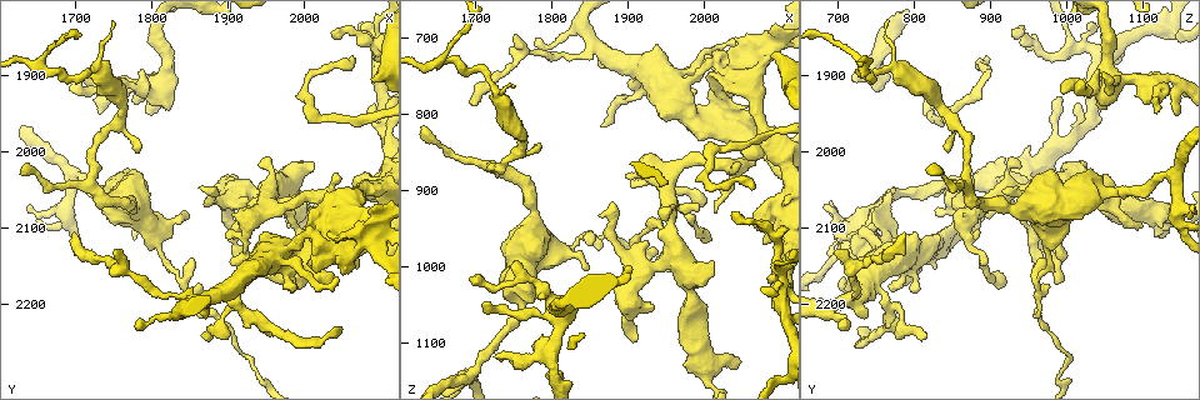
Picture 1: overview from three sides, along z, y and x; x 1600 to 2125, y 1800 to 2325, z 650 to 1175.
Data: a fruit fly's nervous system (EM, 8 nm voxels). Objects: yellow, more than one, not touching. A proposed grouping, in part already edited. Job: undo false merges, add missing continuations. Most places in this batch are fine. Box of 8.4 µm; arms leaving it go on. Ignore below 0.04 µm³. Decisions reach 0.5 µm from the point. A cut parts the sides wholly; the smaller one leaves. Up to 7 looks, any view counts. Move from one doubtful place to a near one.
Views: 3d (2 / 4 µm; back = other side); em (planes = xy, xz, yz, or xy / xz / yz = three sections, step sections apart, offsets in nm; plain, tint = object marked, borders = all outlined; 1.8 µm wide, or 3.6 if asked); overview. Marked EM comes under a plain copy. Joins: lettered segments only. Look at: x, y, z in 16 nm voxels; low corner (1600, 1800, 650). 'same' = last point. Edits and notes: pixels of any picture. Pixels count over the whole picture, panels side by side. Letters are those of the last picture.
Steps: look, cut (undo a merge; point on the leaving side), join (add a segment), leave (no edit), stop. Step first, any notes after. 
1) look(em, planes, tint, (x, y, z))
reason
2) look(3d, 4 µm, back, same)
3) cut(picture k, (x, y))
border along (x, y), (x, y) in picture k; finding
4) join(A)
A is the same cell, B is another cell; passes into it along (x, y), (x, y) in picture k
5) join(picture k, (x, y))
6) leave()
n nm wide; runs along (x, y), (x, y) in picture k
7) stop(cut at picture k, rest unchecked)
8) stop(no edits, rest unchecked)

look(em, planes, borders, (2080, 2110, 715))
four-way junction

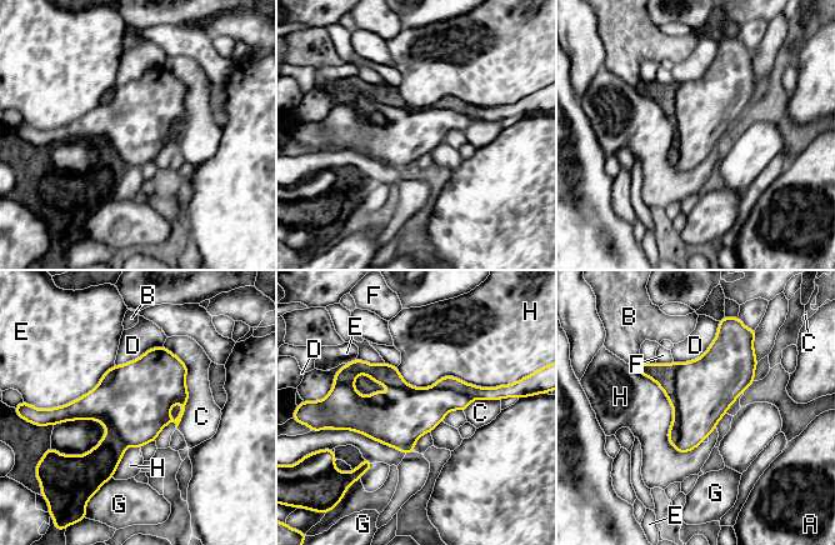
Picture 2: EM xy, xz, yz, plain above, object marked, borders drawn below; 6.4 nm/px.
leave()
A, B, C, D, E, F, G and H are other cells; runs along (490, 396), (341, 404) in picture 2; one neuron here

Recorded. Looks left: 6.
look(3d, 4 µm, (2085, 1910, 725))

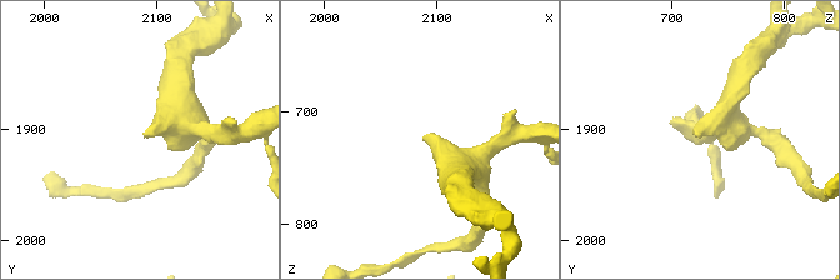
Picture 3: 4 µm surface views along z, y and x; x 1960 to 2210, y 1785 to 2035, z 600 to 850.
look(em, planes, borders, (2088, 1908, 724))

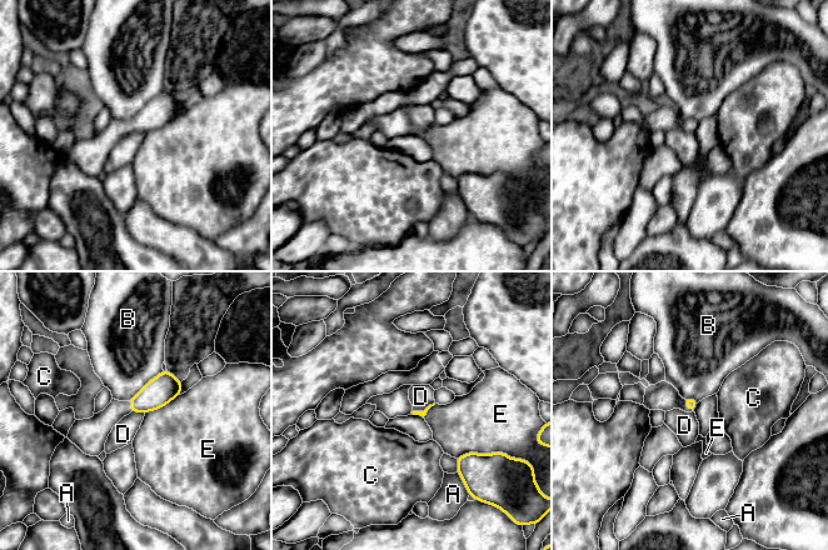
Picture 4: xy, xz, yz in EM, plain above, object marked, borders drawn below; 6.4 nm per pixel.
leave()
B touches over 300 nm; A, B, C, D and E are other cells; border along (131, 410), (144, 413) in picture 4; none of them fits

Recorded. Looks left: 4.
look(3d, 4 µm, (2095, 1880, 1045))
three-way junction

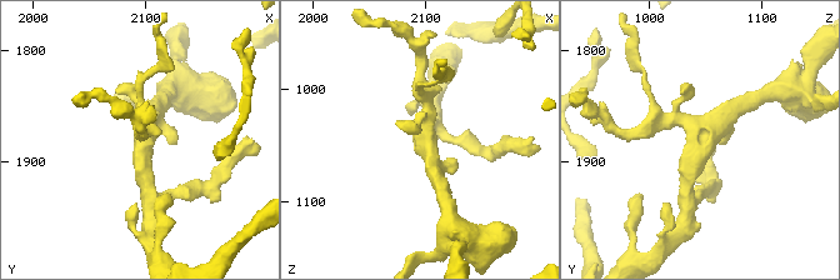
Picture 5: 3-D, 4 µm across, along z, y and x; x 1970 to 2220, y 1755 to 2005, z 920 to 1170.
look(em, planes, tint, (2098, 1880, 1046))
shape alone is not enough

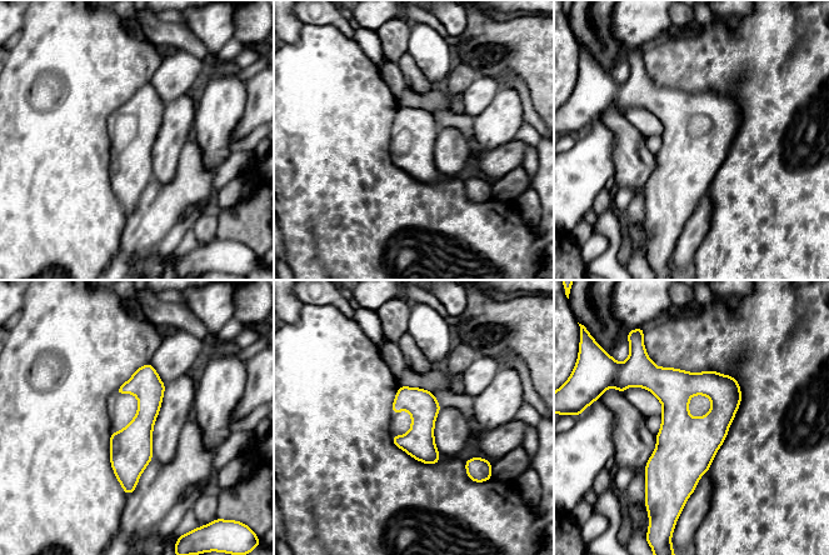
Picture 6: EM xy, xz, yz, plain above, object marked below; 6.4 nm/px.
look(em, planes, borders, same)

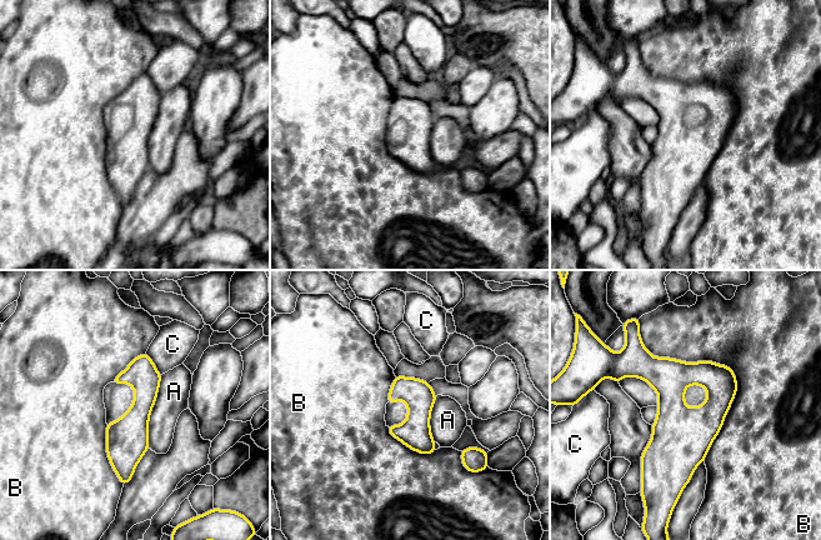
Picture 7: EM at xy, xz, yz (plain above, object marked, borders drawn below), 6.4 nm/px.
leave()
A, B and C are other cells; one neuron here

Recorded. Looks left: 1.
stop(no edits, rest unchecked)

